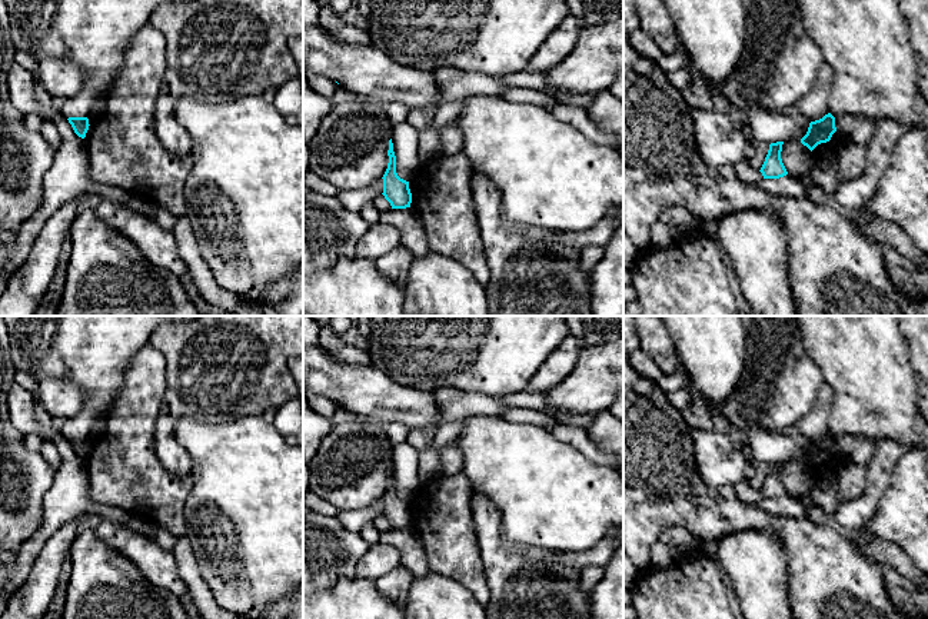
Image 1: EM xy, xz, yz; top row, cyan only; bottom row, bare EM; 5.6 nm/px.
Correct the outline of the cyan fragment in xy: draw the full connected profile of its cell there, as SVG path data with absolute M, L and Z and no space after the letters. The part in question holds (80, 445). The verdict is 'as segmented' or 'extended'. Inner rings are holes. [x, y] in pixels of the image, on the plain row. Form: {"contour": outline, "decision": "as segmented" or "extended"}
{"contour": "M3 316L9 330L13 365L30 372L39 382L66 379L84 393L82 410L61 429L74 453L84 459L93 422L106 416L123 387L123 373L133 356L146 345L154 329L176 316Z", "decision": "extended"}

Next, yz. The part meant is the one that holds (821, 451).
{"contour": "M795 316L804 347L822 372L824 383L834 390L828 417L829 433L811 442L801 463L811 472L831 460L835 437L861 435L902 443L907 449L928 449L928 423L919 415L915 372L909 346L899 329L898 316Z", "decision": "extended"}

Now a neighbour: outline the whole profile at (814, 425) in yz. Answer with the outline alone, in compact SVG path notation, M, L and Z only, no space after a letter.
M828 383L819 387L814 407L796 423L798 433L811 442L829 433L828 417L834 402L834 390Z

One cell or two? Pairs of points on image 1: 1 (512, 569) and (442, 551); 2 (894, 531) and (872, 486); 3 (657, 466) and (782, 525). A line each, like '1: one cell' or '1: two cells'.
1: two cells
2: two cells
3: one cell

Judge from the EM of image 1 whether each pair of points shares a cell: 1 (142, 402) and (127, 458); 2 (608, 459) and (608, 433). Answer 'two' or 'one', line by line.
1: one
2: two

